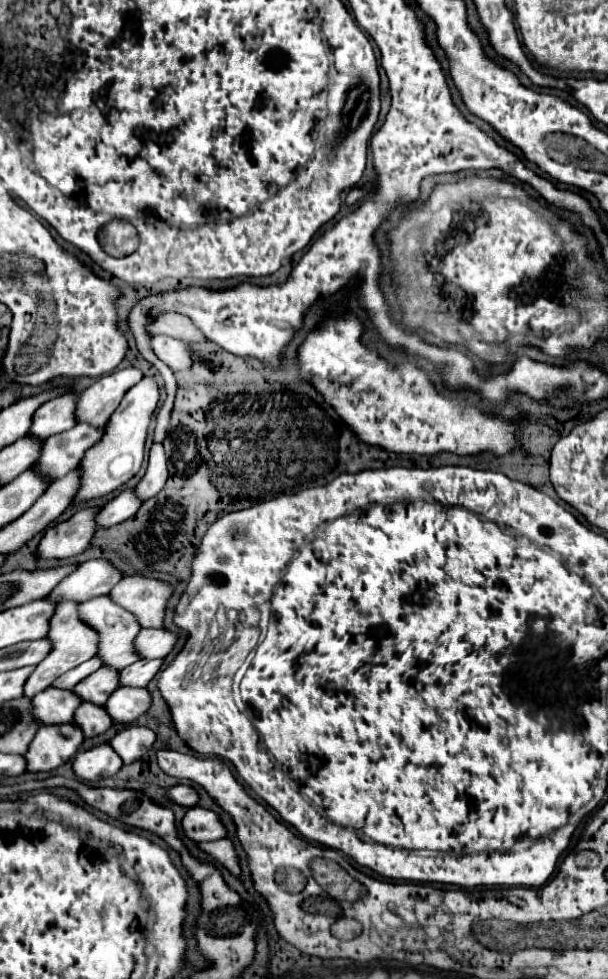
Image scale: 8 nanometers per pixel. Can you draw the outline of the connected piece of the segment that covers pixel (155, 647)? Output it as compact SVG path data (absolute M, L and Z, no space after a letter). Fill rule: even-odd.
M142 628L136 636L136 652L142 658L164 658L178 642L178 634L166 628Z

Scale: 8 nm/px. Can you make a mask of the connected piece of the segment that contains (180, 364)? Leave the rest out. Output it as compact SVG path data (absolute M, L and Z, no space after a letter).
M158 334L158 336L152 336L152 350L174 372L186 370L192 364L192 350L182 340L176 340L176 338L160 336Z

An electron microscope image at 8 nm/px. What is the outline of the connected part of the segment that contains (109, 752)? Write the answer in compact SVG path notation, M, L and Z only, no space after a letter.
M108 742L76 754L74 760L76 776L80 776L86 782L114 776L120 768L122 768L122 760L118 760L118 754L114 752L114 748L110 748Z

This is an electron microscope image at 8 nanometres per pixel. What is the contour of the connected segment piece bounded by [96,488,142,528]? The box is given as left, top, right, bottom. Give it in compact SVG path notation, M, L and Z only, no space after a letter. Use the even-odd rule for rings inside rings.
M126 488L122 490L116 498L112 498L104 510L96 516L96 522L98 522L98 528L108 528L108 526L114 526L118 522L124 522L128 518L132 518L138 508L142 504L142 498L134 494L134 488Z

